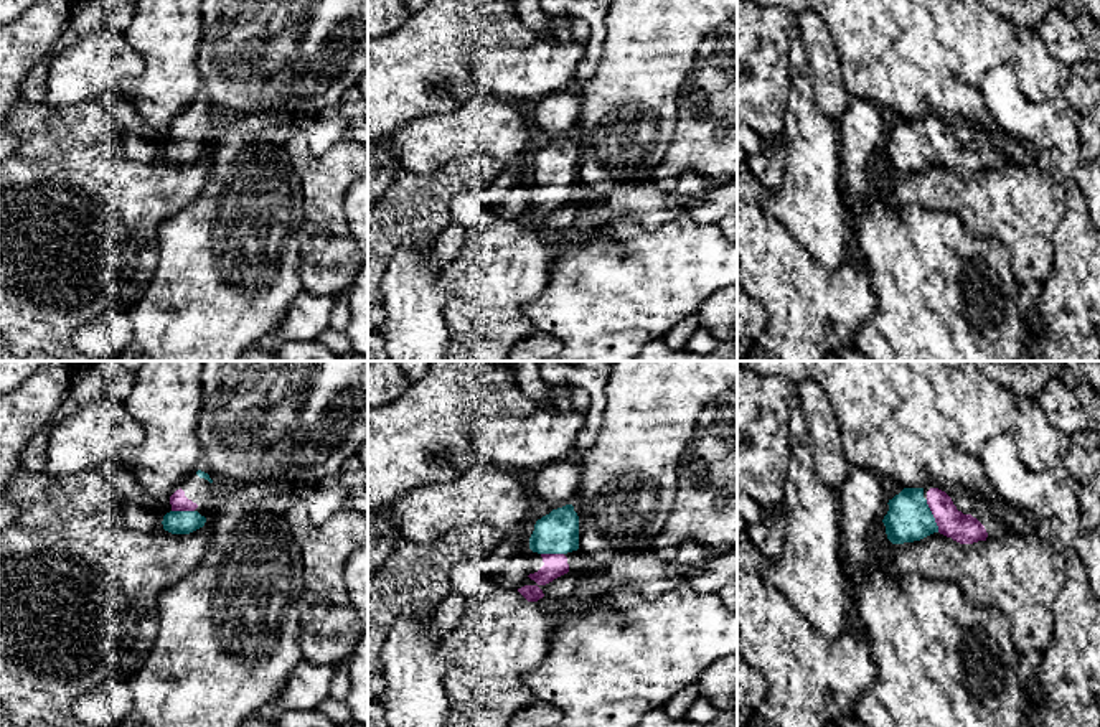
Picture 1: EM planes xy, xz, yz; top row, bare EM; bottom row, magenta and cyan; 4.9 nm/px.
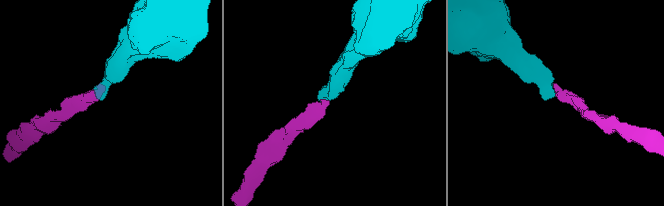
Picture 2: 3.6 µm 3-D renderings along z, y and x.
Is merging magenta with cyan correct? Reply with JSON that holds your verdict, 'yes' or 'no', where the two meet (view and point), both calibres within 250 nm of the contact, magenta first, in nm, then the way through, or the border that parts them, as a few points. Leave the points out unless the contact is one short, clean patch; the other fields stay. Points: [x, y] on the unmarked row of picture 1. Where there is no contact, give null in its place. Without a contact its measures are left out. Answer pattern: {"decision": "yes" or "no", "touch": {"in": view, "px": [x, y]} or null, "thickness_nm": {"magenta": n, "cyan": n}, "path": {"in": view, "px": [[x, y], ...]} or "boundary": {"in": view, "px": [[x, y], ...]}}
{"decision": "yes", "touch": {"in": "yz", "px": [934, 147]}, "thickness_nm": {"magenta": 140, "cyan": 220}, "path": {"in": "yz", "px": [[963, 159], [942, 147], [934, 147], [909, 149]]}}

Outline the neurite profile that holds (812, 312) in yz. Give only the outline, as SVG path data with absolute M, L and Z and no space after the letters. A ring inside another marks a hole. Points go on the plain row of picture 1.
M737 201L737 282L769 313L769 323L757 345L777 361L825 361L828 354L841 354L853 346L861 326L876 313L877 297L871 274L858 252L834 272L826 270L797 244L793 236L759 204Z

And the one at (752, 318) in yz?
M737 282L737 361L747 359L747 353L757 345L767 323L767 310Z

